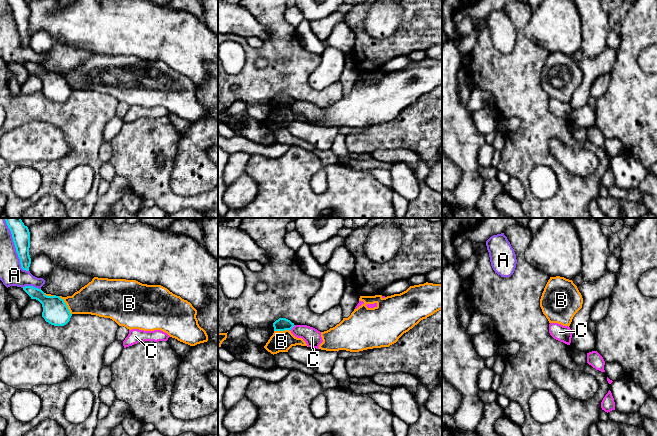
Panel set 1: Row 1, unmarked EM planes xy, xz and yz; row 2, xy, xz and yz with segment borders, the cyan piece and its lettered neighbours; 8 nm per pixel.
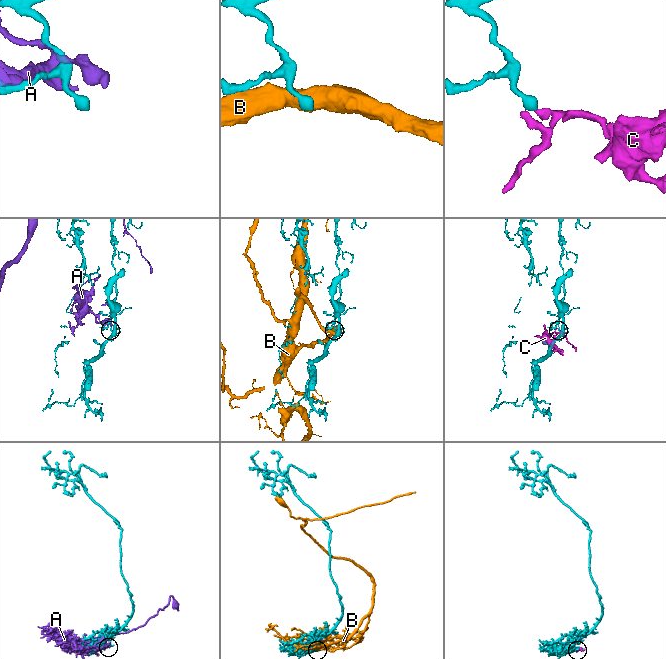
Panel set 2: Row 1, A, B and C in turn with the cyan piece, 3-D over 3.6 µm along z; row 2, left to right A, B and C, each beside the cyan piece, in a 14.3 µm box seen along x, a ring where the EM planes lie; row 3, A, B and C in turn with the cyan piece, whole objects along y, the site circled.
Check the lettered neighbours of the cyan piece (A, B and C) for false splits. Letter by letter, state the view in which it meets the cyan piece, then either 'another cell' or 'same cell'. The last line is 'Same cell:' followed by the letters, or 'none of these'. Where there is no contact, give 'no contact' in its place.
A: xy | another cell
B: xy | another cell
C: xz | another cell
Same cell: none of these

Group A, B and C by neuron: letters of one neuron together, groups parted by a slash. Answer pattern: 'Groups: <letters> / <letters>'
Groups: A / B / C

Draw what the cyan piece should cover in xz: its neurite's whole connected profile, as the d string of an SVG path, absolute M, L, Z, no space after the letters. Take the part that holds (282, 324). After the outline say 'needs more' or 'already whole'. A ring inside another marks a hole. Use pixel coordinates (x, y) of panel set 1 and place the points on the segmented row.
M279 318L273 323L274 331L290 331L294 326L294 323L286 318Z | already whole

